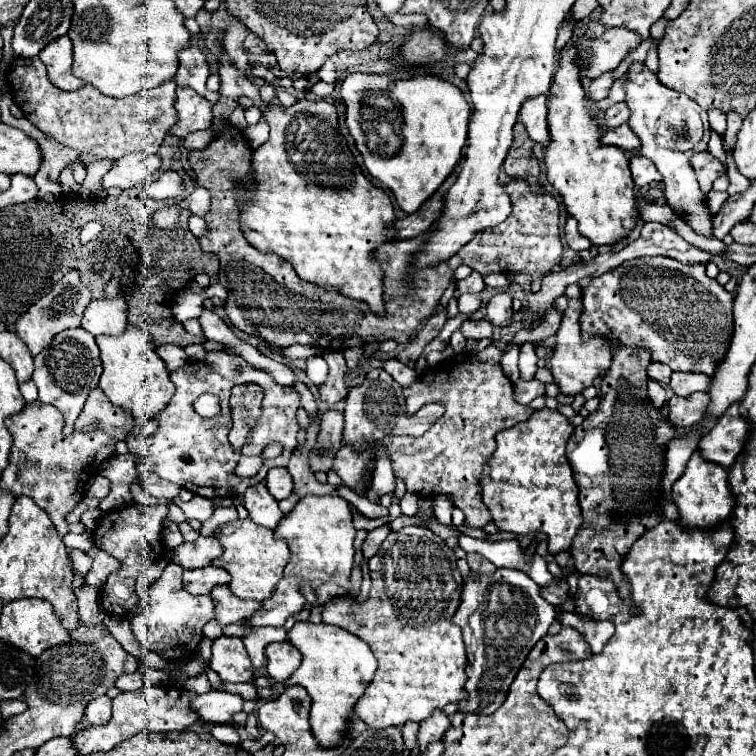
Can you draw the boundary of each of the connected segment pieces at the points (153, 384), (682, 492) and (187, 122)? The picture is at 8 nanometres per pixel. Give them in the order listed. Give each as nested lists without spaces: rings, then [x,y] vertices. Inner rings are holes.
[[[129,325],[127,331],[119,337],[99,335],[97,345],[101,349],[103,361],[103,375],[99,379],[99,387],[111,399],[111,403],[131,411],[137,421],[147,421],[155,417],[169,403],[175,385],[169,379],[165,361],[155,351],[153,339],[143,329]]]
[[[695,449],[695,453],[691,455],[687,469],[683,471],[683,475],[673,483],[673,491],[671,497],[675,501],[675,505],[679,507],[679,523],[683,523],[685,527],[713,527],[721,521],[725,521],[733,507],[735,507],[735,495],[731,495],[731,487],[727,487],[727,469],[707,461],[699,449]]]
[[[177,89],[177,99],[175,99],[175,109],[179,113],[179,121],[173,125],[171,133],[177,137],[185,137],[193,131],[199,129],[209,129],[211,121],[213,121],[213,113],[211,113],[211,103],[197,95],[191,89]]]

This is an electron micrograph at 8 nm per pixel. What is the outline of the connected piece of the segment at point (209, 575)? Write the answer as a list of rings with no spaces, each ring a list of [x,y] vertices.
[[[215,565],[201,567],[199,571],[183,571],[183,587],[193,593],[193,595],[203,595],[209,593],[215,585],[229,583],[231,575]]]

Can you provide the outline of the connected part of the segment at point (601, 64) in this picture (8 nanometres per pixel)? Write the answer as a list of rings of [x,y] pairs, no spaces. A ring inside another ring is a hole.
[[[611,27],[591,45],[591,57],[587,57],[585,77],[595,79],[605,71],[613,71],[619,63],[639,47],[639,35],[627,31],[627,27]]]

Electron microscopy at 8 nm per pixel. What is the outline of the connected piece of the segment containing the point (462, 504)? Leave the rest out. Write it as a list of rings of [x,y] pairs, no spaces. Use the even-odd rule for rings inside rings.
[[[453,355],[437,367],[423,371],[417,383],[403,389],[403,395],[409,415],[417,413],[427,403],[441,403],[445,413],[421,437],[383,437],[379,443],[373,443],[373,447],[363,451],[355,451],[343,443],[333,459],[335,473],[357,495],[365,495],[367,477],[375,467],[377,451],[385,447],[395,477],[405,483],[409,493],[417,493],[423,499],[449,495],[455,507],[465,513],[465,525],[483,529],[493,519],[483,503],[479,475],[495,451],[495,435],[501,429],[529,419],[533,409],[515,403],[513,383],[505,377],[497,361],[477,361],[471,355]]]

